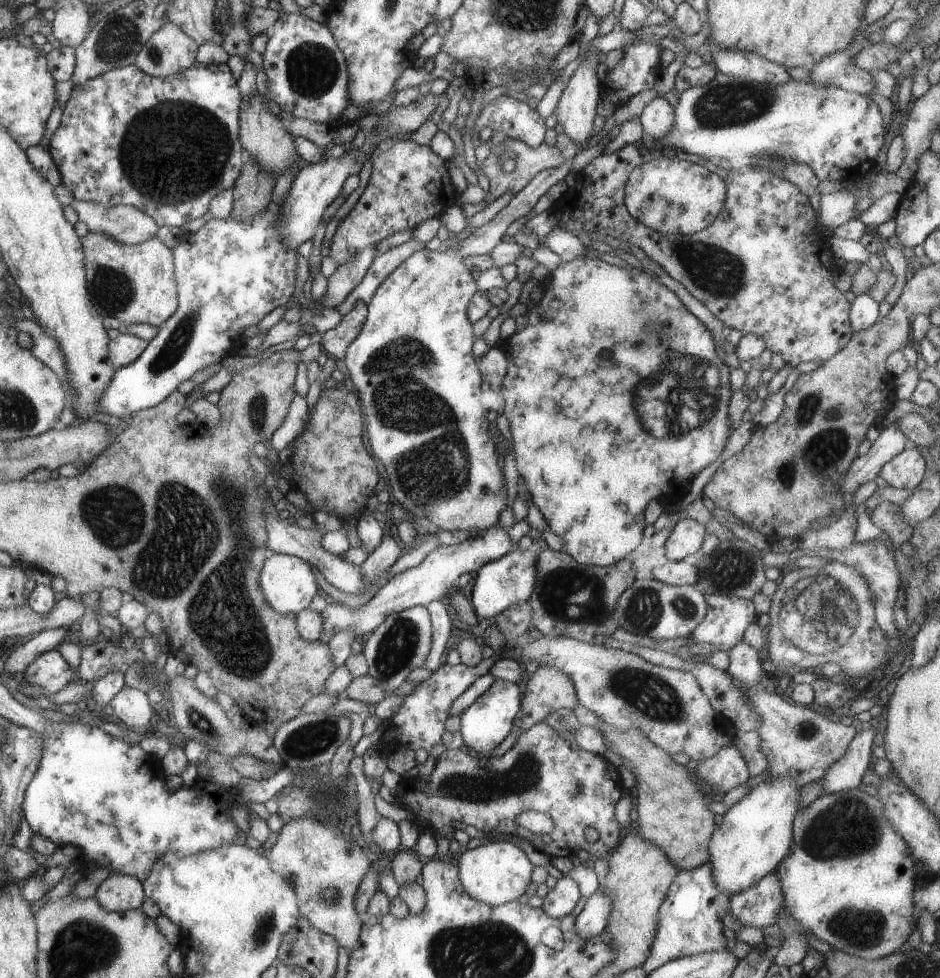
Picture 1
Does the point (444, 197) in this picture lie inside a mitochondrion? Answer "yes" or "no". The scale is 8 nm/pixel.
no

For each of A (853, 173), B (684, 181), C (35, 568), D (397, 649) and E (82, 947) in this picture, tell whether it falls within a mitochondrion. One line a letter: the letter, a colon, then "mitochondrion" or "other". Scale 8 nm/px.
A: other
B: other
C: other
D: mitochondrion
E: mitochondrion

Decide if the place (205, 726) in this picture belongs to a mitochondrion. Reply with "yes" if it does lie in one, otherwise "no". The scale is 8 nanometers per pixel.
yes

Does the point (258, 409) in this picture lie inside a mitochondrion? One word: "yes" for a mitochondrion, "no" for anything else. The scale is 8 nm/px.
yes

